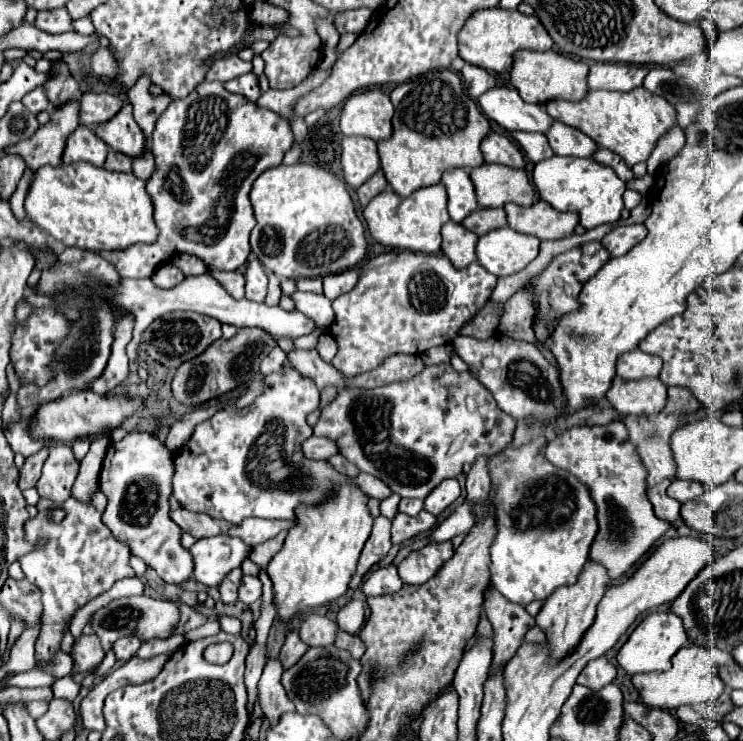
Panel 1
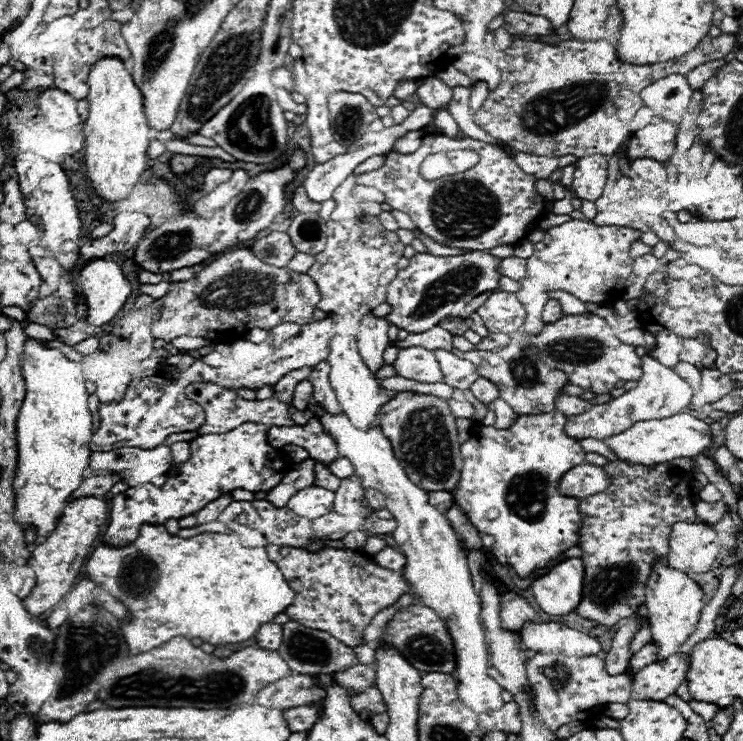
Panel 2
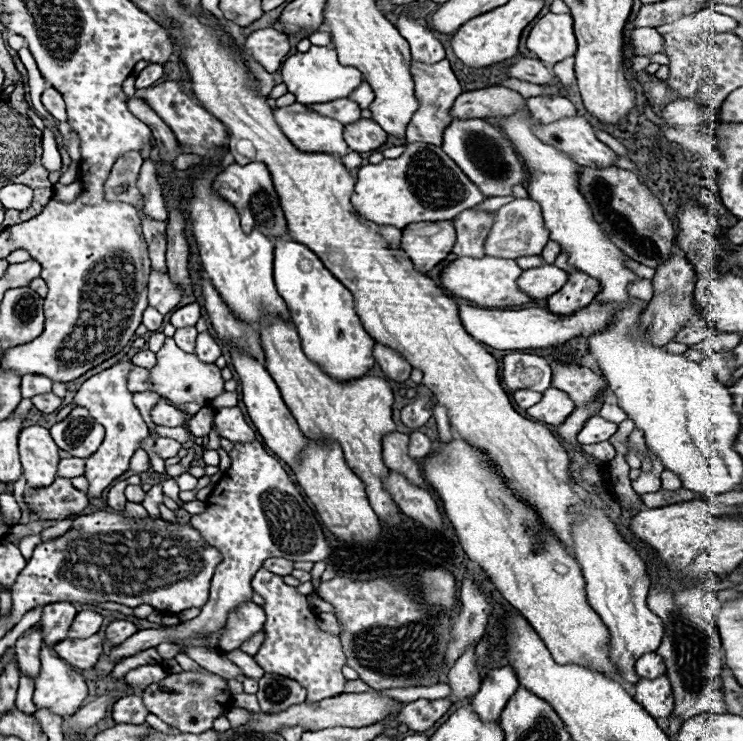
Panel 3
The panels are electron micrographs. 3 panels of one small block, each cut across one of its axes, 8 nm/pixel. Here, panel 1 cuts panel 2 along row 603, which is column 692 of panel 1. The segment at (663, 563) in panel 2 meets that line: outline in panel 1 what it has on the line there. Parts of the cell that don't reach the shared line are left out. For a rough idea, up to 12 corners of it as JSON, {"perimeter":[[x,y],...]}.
{"perimeter":[[684,646],[672,668],[632,676],[644,704],[714,702],[724,684],[706,646]]}

